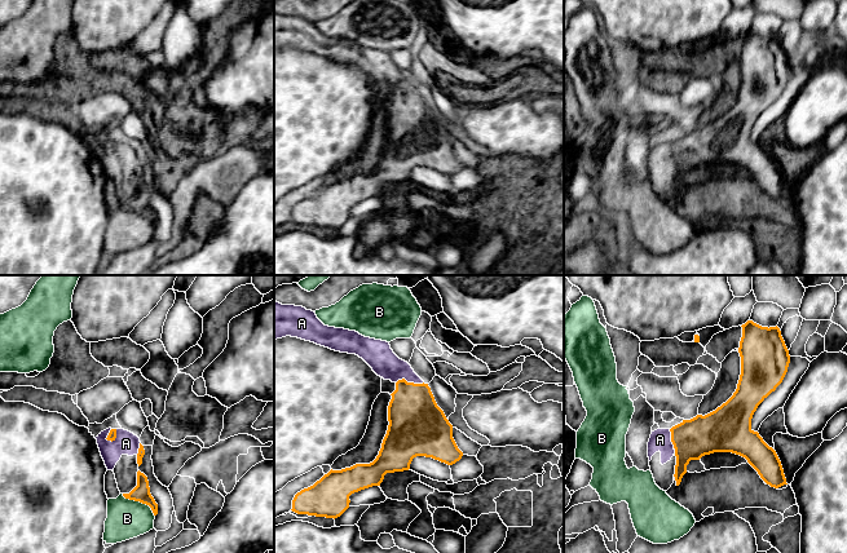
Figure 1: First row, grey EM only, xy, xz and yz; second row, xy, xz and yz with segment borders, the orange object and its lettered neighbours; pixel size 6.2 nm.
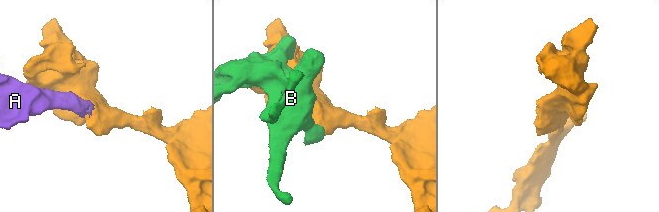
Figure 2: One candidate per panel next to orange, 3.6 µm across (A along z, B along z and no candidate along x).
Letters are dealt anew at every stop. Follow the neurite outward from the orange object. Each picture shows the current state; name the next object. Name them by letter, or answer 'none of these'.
A

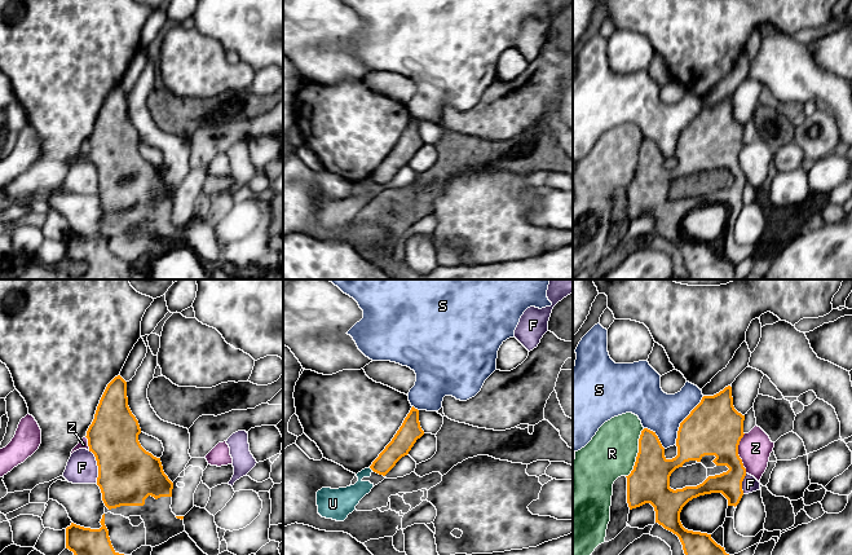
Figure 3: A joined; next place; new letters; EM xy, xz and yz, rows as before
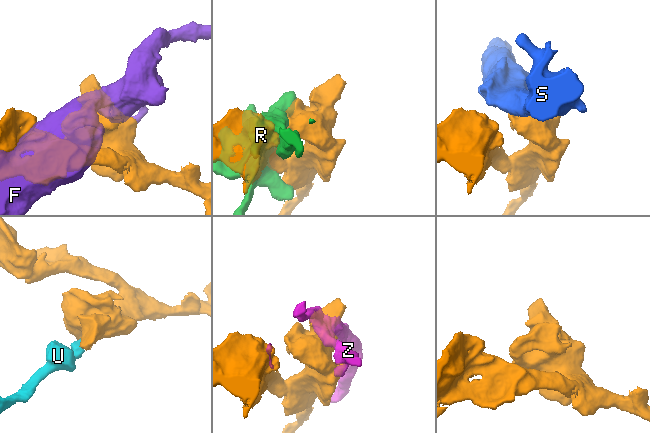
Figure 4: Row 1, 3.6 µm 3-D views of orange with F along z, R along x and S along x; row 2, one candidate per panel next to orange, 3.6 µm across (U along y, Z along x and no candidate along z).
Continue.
none of these

